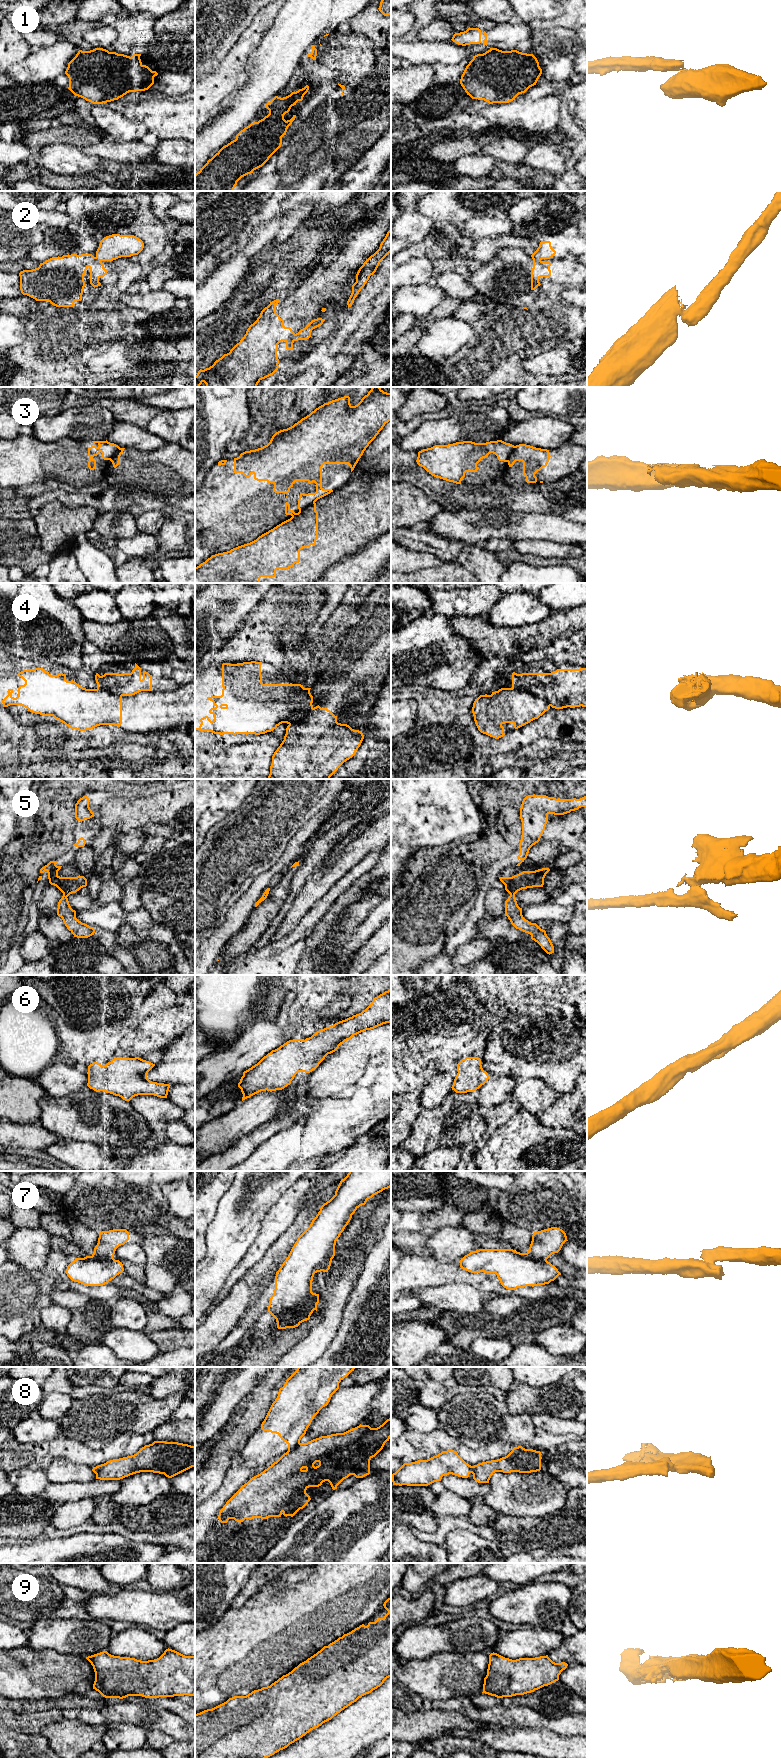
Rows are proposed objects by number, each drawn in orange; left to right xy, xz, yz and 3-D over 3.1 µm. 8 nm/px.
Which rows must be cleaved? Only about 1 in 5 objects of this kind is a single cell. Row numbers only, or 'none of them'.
1, 2, 3, 4, 5, 7, 8

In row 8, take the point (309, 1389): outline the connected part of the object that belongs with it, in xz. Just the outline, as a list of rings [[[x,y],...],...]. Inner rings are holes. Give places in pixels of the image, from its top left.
[[[298,1367],[279,1389],[264,1421],[263,1431],[279,1435],[288,1444],[288,1451],[300,1444],[314,1417],[328,1405],[332,1395],[339,1389],[339,1383],[356,1367]]]

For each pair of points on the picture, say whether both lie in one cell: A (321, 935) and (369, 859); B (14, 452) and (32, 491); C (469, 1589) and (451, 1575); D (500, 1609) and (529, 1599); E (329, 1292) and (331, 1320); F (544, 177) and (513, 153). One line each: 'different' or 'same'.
A: different
B: different
C: different
D: same
E: same
F: different

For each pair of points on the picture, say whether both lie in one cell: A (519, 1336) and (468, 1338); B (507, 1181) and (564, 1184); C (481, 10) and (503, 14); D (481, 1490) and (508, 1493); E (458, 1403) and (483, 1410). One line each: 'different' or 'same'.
A: same
B: different
C: same
D: different
E: same

